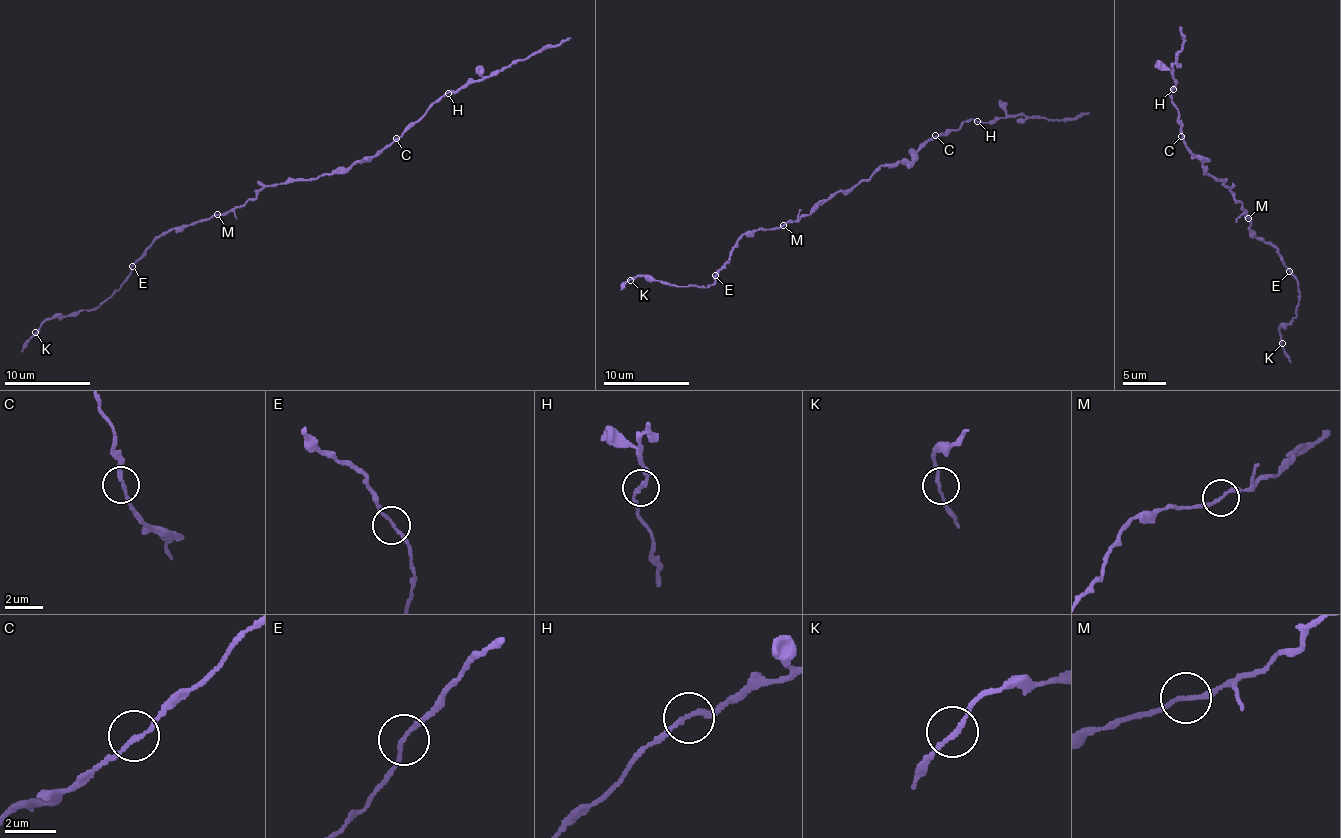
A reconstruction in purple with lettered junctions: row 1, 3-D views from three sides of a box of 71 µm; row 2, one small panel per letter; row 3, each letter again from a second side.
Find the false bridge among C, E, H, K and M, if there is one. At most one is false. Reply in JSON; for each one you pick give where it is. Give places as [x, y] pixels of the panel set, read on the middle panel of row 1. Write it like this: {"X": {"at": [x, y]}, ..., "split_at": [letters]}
{"split_at": []}

